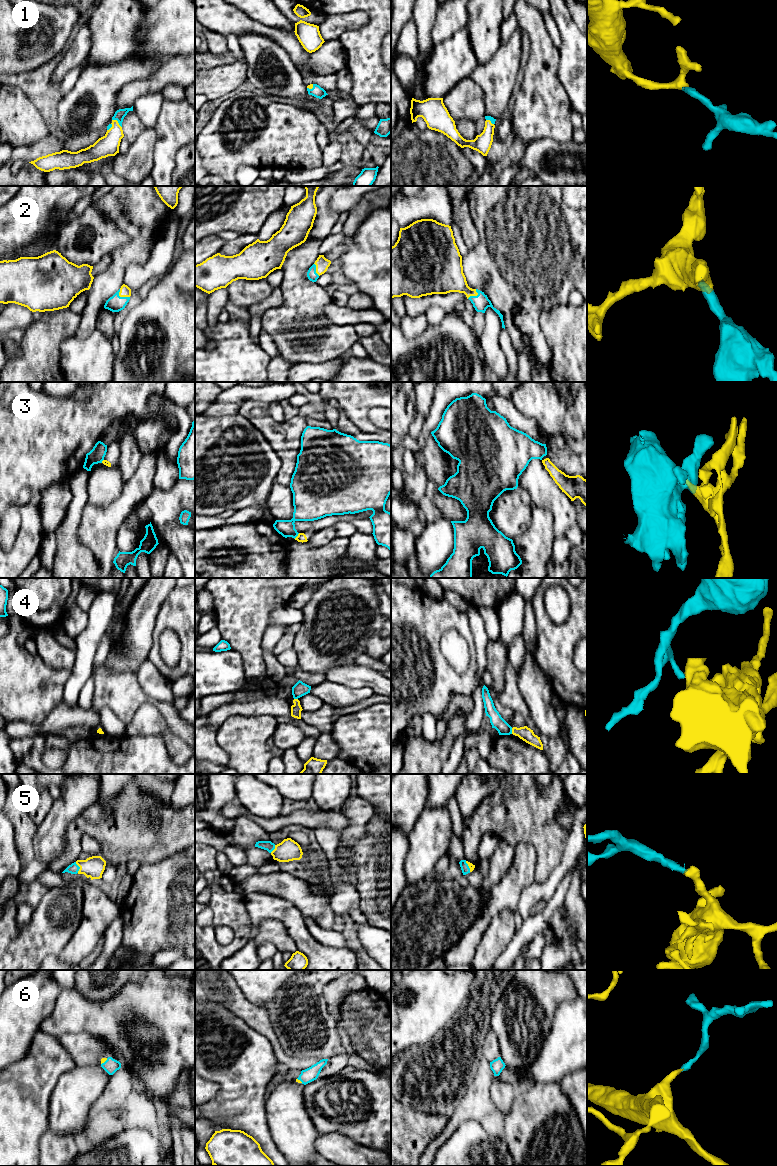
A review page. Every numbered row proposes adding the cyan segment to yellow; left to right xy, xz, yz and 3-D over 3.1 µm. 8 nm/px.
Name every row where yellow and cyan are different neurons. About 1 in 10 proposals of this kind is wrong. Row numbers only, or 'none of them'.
3, 4

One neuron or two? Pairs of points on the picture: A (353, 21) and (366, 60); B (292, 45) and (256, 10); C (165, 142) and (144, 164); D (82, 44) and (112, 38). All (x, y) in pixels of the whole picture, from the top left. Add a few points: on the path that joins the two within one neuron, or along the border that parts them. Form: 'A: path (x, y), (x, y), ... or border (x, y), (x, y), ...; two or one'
A: border (367, 13), (365, 23), (346, 30), (338, 38); two
B: border (252, 19), (267, 26), (293, 32); two
C: border (154, 129), (154, 165), (150, 174); two
D: border (87, 22), (90, 50), (82, 62); two

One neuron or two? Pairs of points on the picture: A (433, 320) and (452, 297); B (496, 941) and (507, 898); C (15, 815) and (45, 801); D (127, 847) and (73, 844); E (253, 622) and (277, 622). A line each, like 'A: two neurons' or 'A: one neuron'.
A: two neurons
B: two neurons
C: two neurons
D: one neuron
E: two neurons

